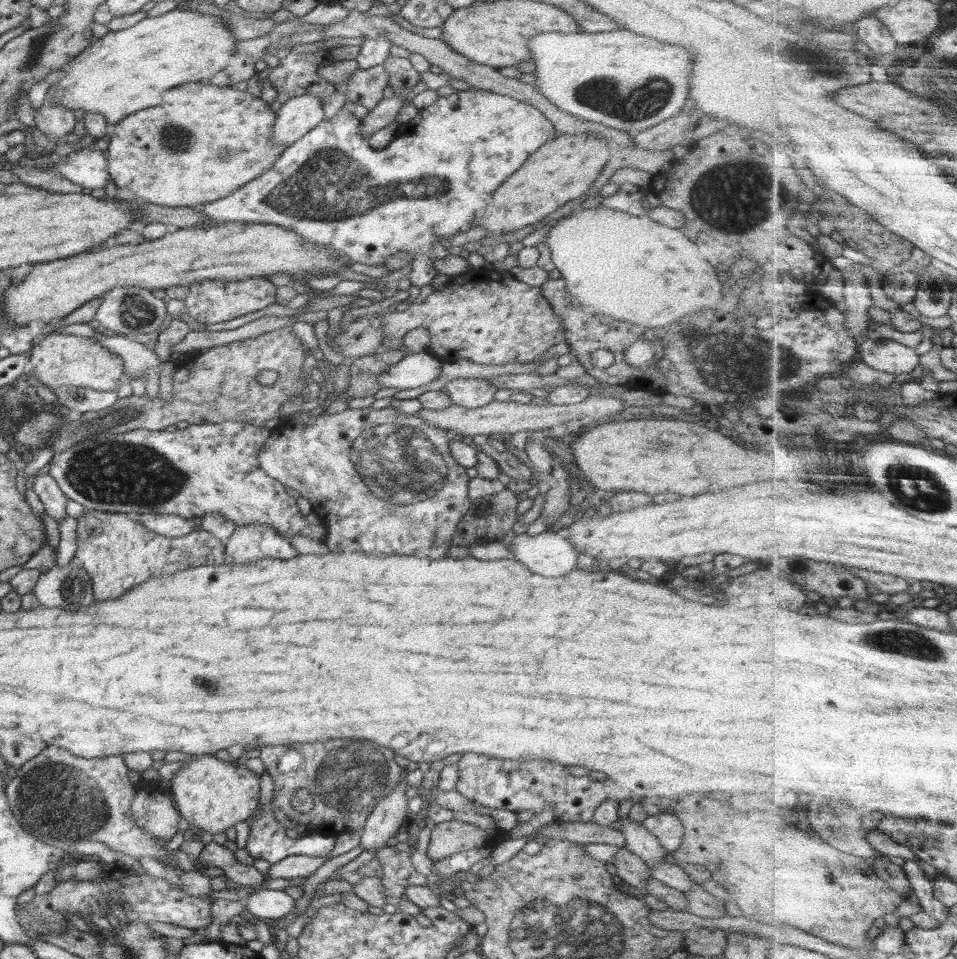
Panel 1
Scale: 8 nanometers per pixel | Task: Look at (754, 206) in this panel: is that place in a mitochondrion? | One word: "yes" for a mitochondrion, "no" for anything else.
yes

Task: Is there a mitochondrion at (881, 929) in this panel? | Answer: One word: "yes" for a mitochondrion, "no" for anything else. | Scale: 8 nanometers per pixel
no

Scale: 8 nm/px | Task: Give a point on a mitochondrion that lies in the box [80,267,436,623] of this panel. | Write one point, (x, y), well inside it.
(137, 313)

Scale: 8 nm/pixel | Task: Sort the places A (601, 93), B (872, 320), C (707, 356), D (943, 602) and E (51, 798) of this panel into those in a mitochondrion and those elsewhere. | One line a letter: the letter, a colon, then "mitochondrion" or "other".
A: mitochondrion
B: other
C: mitochondrion
D: other
E: mitochondrion

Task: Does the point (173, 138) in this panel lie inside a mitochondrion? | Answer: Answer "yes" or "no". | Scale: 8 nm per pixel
yes

